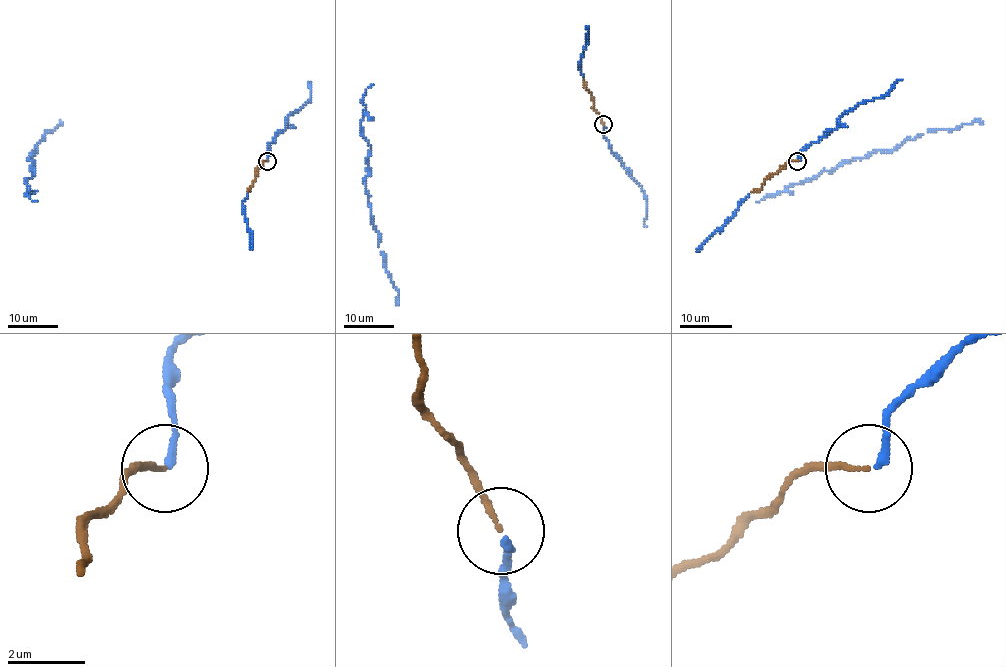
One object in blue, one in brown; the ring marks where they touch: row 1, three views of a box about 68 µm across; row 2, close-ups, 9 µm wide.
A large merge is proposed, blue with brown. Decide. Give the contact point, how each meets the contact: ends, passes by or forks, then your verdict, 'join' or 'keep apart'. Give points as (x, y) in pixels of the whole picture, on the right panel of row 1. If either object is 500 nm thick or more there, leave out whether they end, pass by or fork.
at (797, 161); blue ends there; brown ends there; join

